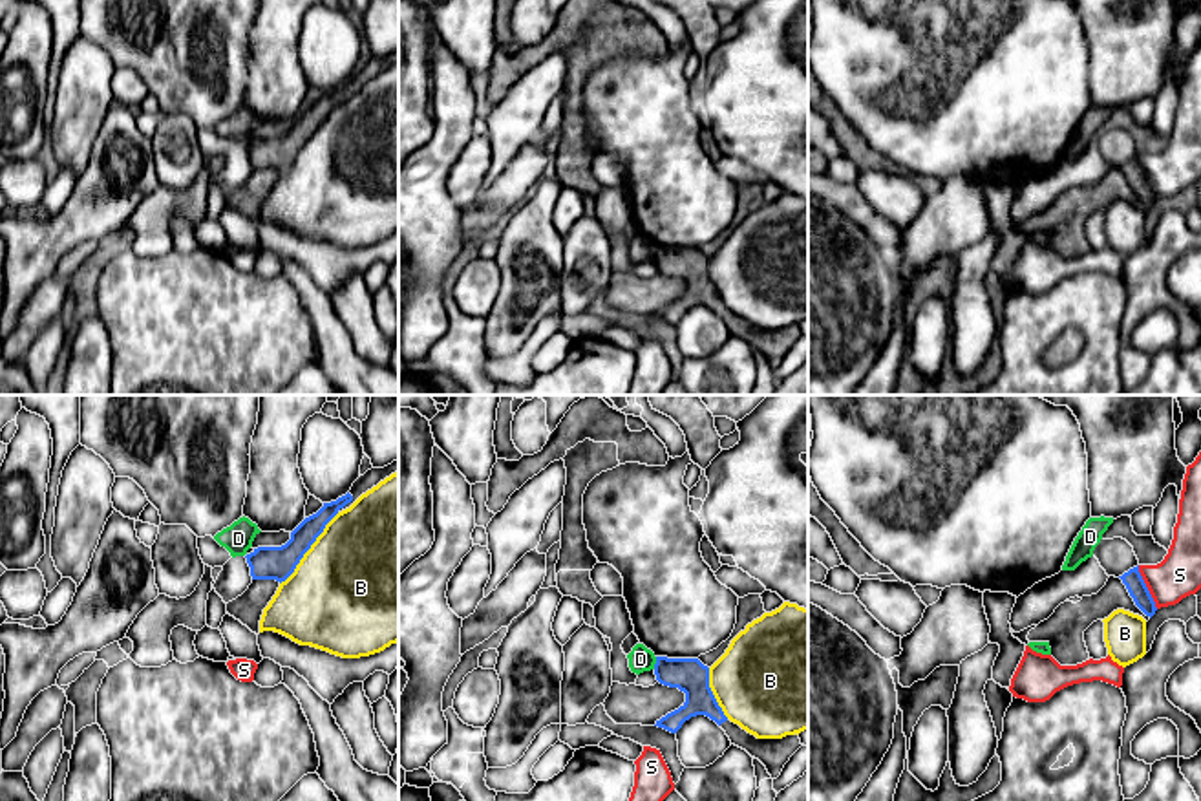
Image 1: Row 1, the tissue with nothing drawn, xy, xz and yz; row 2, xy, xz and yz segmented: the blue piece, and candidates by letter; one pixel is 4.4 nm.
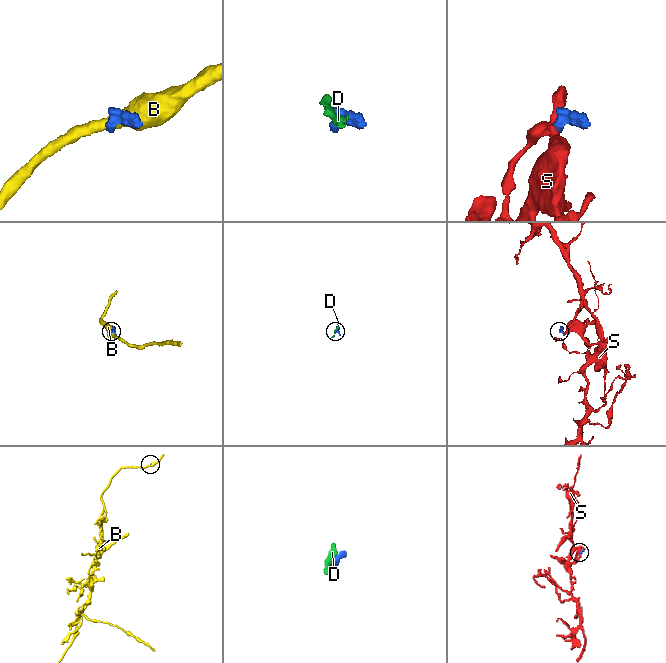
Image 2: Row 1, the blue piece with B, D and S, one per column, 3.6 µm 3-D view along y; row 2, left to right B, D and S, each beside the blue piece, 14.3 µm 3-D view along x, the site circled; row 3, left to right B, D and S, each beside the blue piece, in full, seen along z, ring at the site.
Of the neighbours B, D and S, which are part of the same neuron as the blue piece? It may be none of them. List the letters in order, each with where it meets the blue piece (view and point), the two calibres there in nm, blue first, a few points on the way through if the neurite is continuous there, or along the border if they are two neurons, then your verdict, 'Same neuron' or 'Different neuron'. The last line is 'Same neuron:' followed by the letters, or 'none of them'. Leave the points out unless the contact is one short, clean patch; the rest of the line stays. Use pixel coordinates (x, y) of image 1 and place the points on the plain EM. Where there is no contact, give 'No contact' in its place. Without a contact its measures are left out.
B: Touches blue at xy (309, 138). Thickness 150 nm (blue) against 500 nm. Different neuron
D: Touches blue at xz (657, 253). Thickness 160 nm (blue) against 110 nm. Different neuron
S: Touches blue at yz (1147, 178). Thickness 90 nm (blue) against 190 nm. Boundary: yz (1137, 156), (1158, 198). Different neuron
Same neuron: none of them

